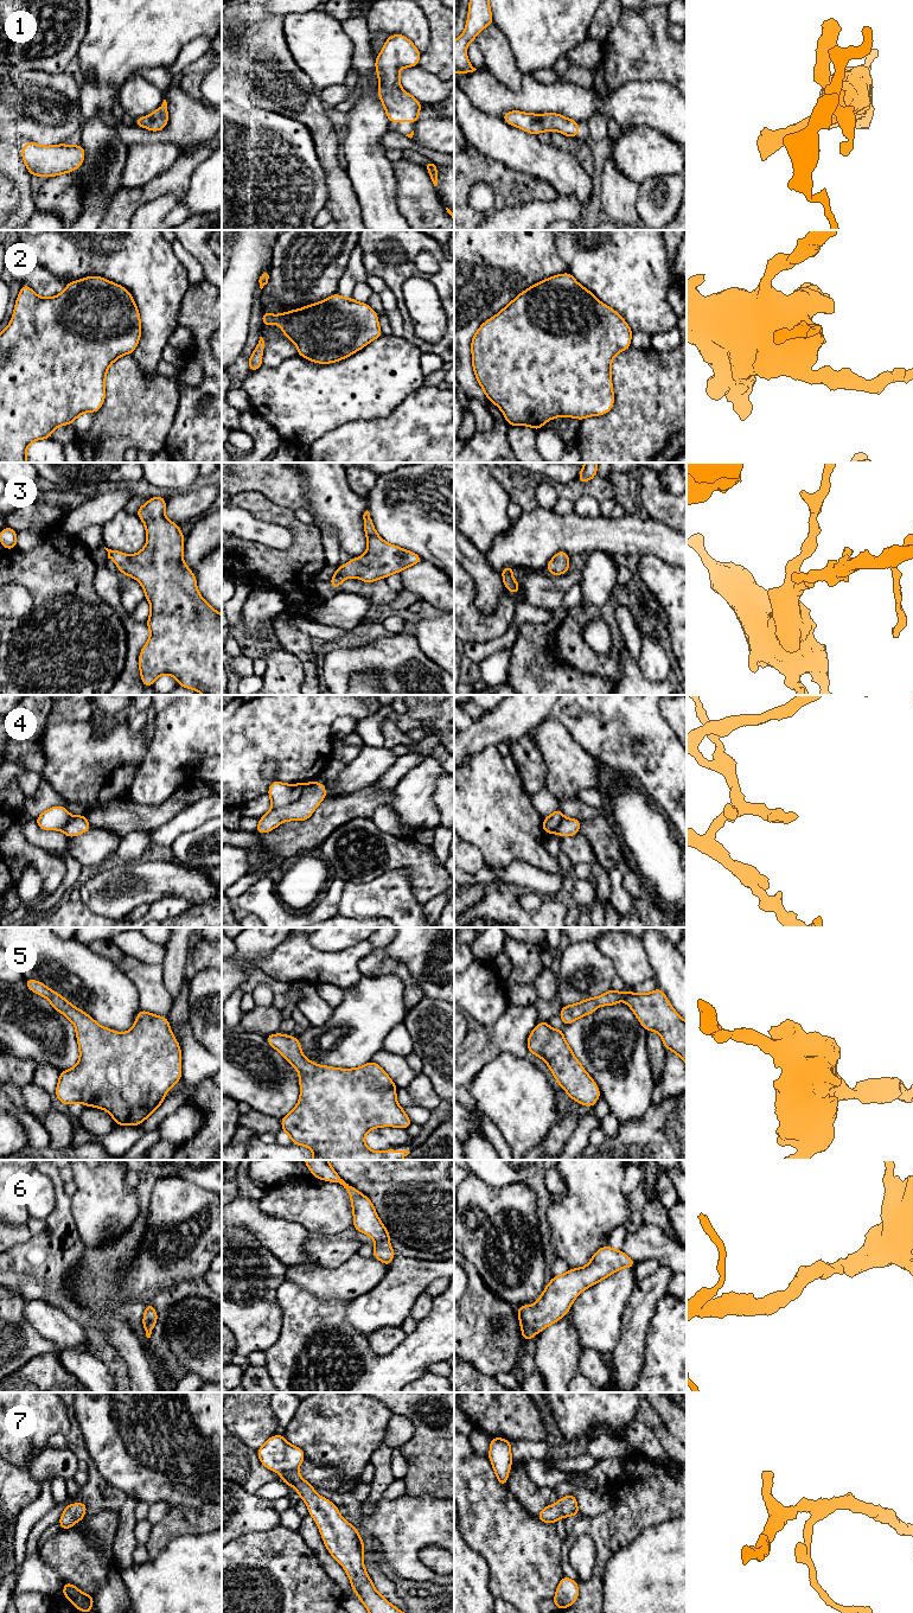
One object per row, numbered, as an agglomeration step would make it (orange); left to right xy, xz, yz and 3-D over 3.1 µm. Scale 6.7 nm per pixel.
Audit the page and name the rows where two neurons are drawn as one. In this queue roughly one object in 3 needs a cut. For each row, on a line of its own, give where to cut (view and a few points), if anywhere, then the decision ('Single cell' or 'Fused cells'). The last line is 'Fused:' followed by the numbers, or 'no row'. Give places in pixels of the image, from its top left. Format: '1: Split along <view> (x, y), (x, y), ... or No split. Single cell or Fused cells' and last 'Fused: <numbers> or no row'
1: No split. Single cell
2: No split. Single cell
3: No split. Single cell
4: Split along xz (305, 784), (301, 795), (297, 799), (272, 810). Fused cells
5: No split. Single cell
6: No split. Single cell
7: No split. Single cell
Fused: 4

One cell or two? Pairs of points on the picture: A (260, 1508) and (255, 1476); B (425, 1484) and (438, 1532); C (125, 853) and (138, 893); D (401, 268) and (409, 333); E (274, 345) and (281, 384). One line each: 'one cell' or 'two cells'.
A: two cells
B: two cells
C: two cells
D: one cell
E: two cells

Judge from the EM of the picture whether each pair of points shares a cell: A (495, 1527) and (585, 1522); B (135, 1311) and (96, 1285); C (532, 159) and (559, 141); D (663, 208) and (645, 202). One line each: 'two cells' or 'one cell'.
A: two cells
B: one cell
C: two cells
D: one cell

